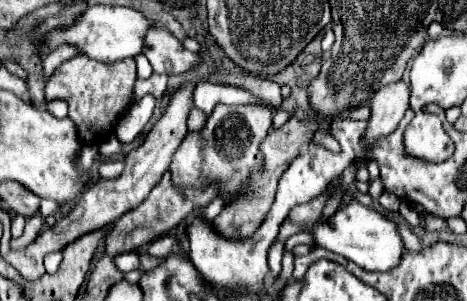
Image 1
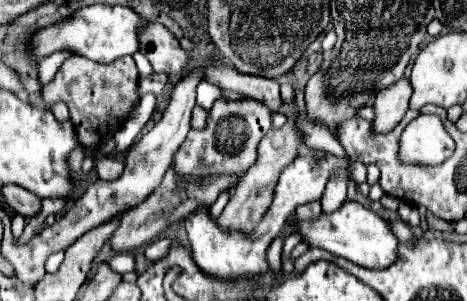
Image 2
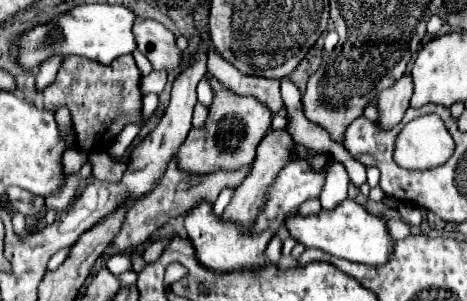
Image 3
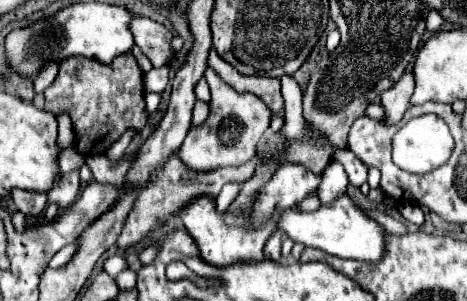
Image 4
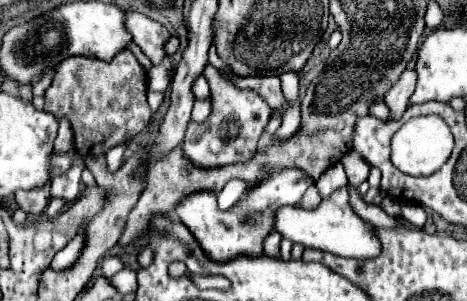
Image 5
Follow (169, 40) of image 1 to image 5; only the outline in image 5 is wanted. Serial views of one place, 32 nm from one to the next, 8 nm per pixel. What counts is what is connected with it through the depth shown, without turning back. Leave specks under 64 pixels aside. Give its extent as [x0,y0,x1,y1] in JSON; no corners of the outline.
[124,12,170,64]

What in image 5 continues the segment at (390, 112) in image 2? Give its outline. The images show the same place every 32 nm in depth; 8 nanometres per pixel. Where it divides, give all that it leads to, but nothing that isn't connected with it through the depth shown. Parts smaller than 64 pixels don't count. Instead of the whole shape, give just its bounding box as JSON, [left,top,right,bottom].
[384,70,416,120]

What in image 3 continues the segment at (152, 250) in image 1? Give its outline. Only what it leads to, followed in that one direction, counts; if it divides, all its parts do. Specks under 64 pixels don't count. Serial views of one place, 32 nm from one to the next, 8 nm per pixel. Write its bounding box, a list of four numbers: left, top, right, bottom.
[142,242,164,264]

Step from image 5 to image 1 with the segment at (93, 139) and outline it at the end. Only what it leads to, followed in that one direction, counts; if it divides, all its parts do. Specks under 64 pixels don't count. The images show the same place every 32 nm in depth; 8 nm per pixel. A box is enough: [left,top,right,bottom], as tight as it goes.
[46,54,136,144]

